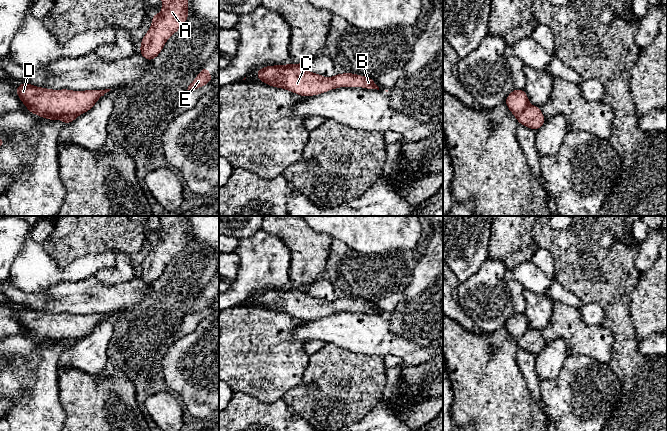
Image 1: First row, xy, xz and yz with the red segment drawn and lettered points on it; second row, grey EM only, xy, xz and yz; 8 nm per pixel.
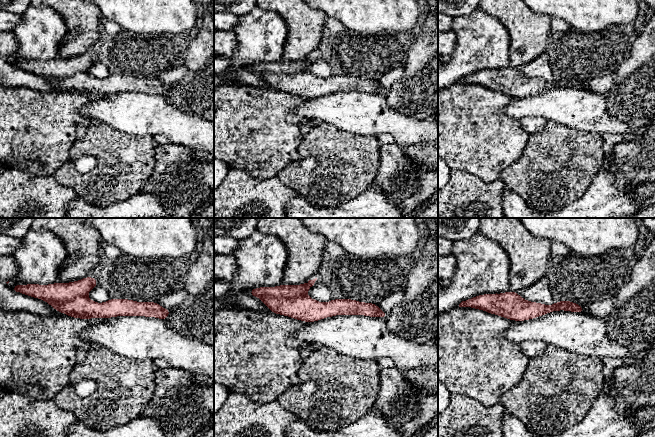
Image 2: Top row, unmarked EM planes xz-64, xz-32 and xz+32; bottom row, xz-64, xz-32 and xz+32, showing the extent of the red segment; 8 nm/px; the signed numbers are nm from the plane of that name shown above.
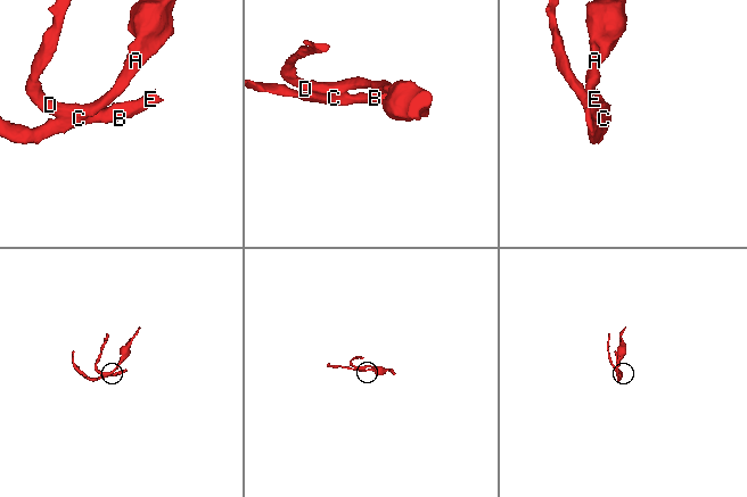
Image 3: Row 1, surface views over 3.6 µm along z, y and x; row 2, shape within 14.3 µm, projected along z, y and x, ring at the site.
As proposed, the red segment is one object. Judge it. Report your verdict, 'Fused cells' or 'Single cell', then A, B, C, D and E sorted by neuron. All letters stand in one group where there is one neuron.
Single cell. Groups: A B C D E

